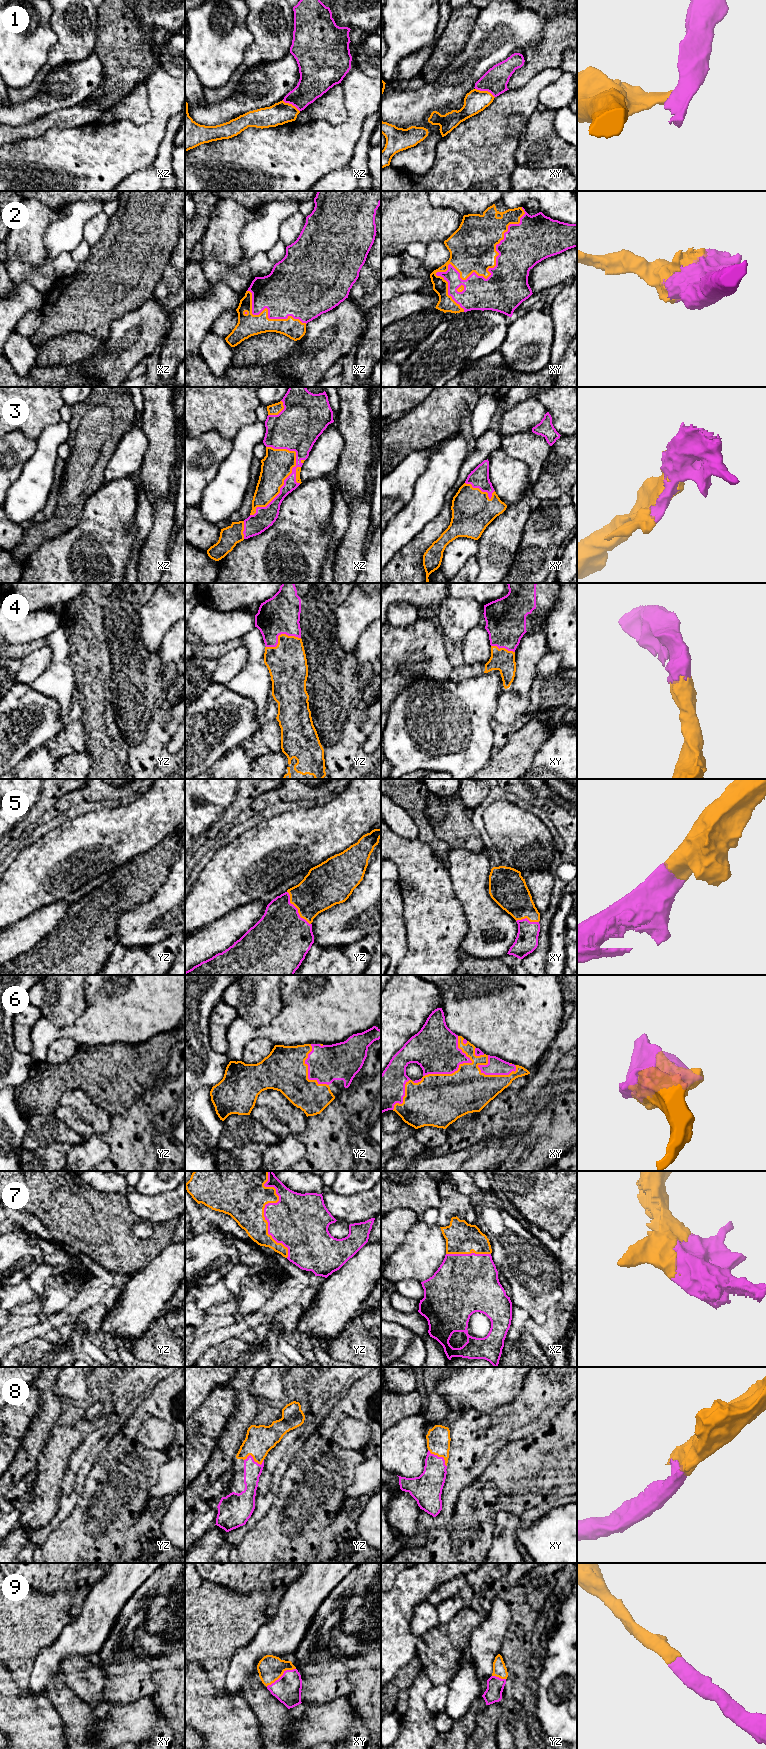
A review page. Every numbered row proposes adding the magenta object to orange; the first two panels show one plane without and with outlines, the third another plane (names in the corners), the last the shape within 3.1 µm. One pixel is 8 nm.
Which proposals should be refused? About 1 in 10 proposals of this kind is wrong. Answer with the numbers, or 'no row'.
1

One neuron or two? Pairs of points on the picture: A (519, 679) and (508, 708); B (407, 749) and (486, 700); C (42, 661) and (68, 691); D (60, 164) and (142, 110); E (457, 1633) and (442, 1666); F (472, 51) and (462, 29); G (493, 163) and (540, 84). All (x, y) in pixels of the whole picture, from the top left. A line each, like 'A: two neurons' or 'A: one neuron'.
A: one neuron
B: one neuron
C: two neurons
D: two neurons
E: one neuron
F: two neurons
G: one neuron

